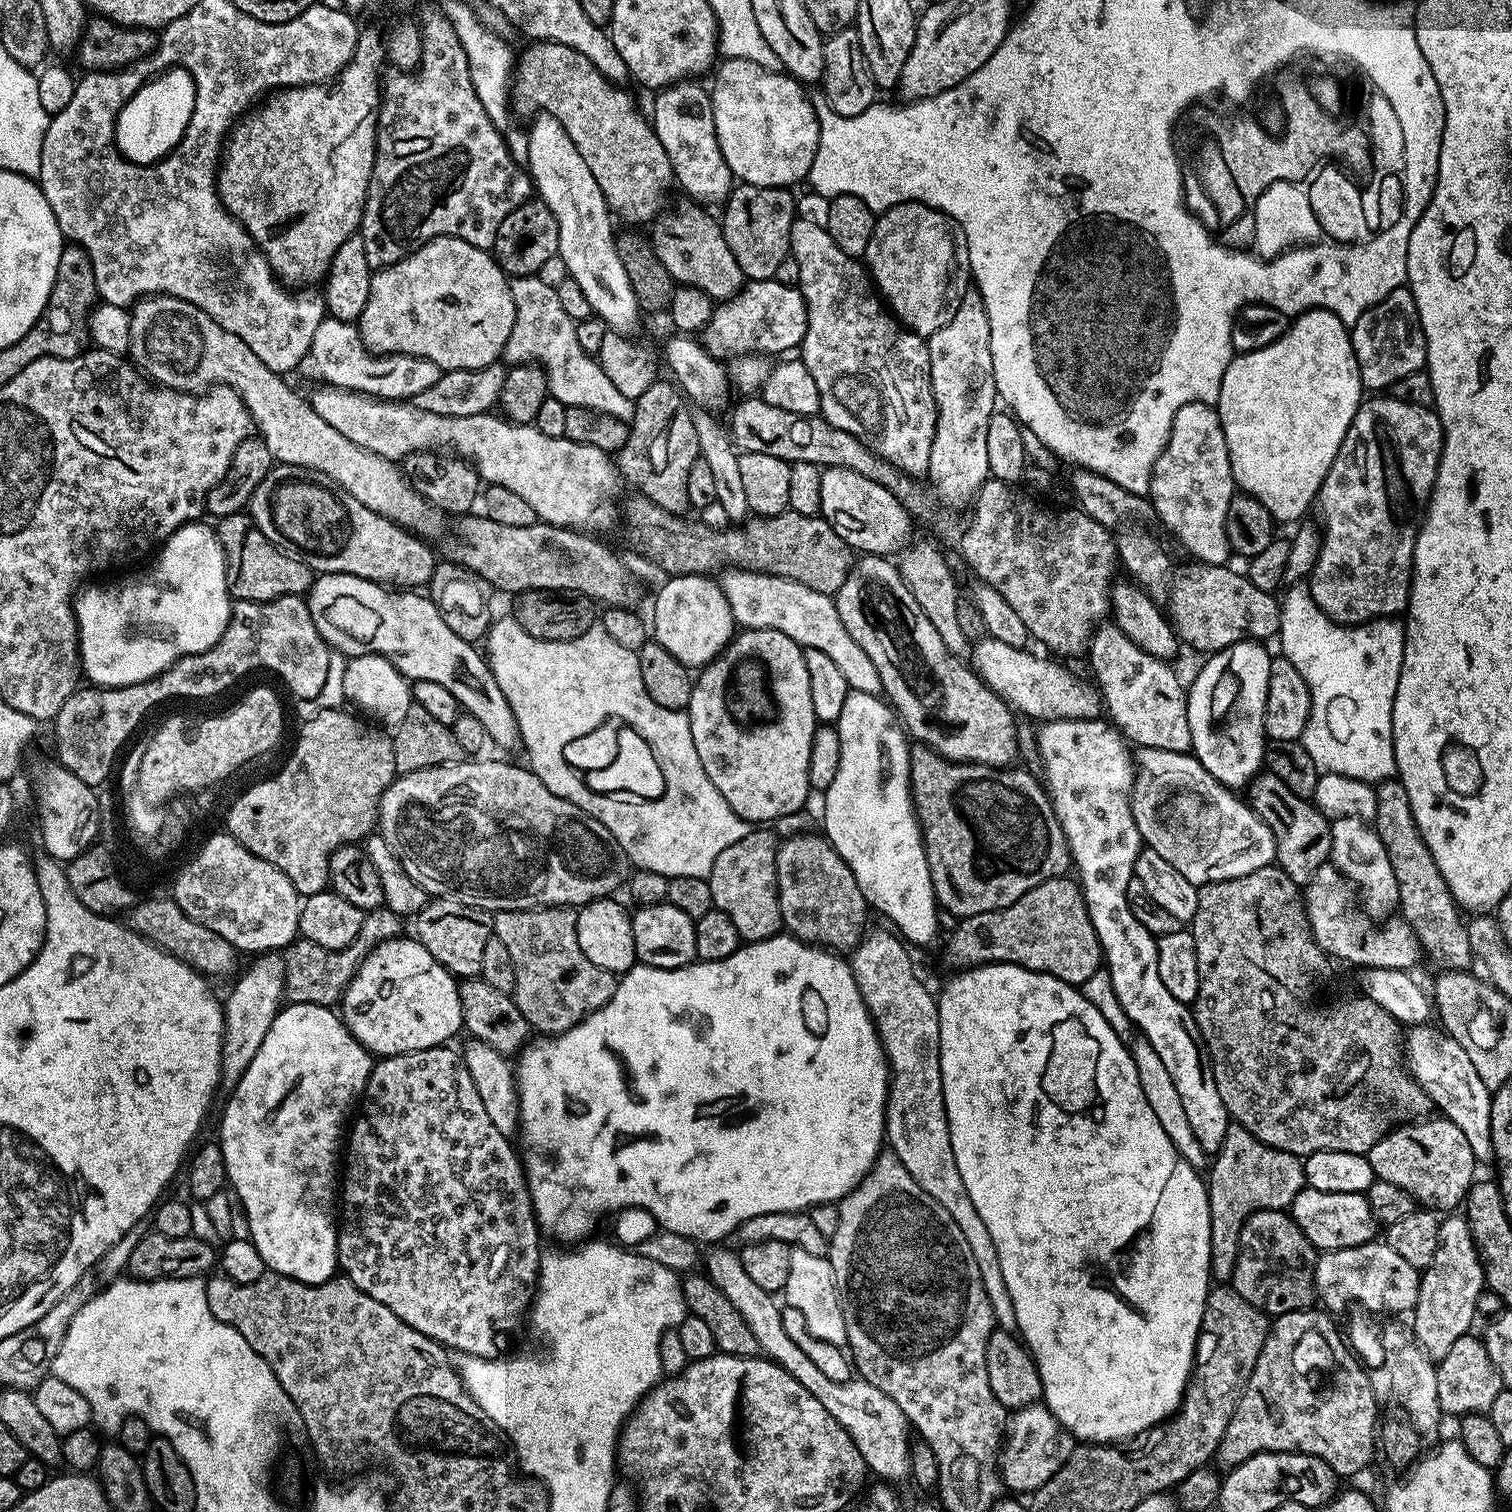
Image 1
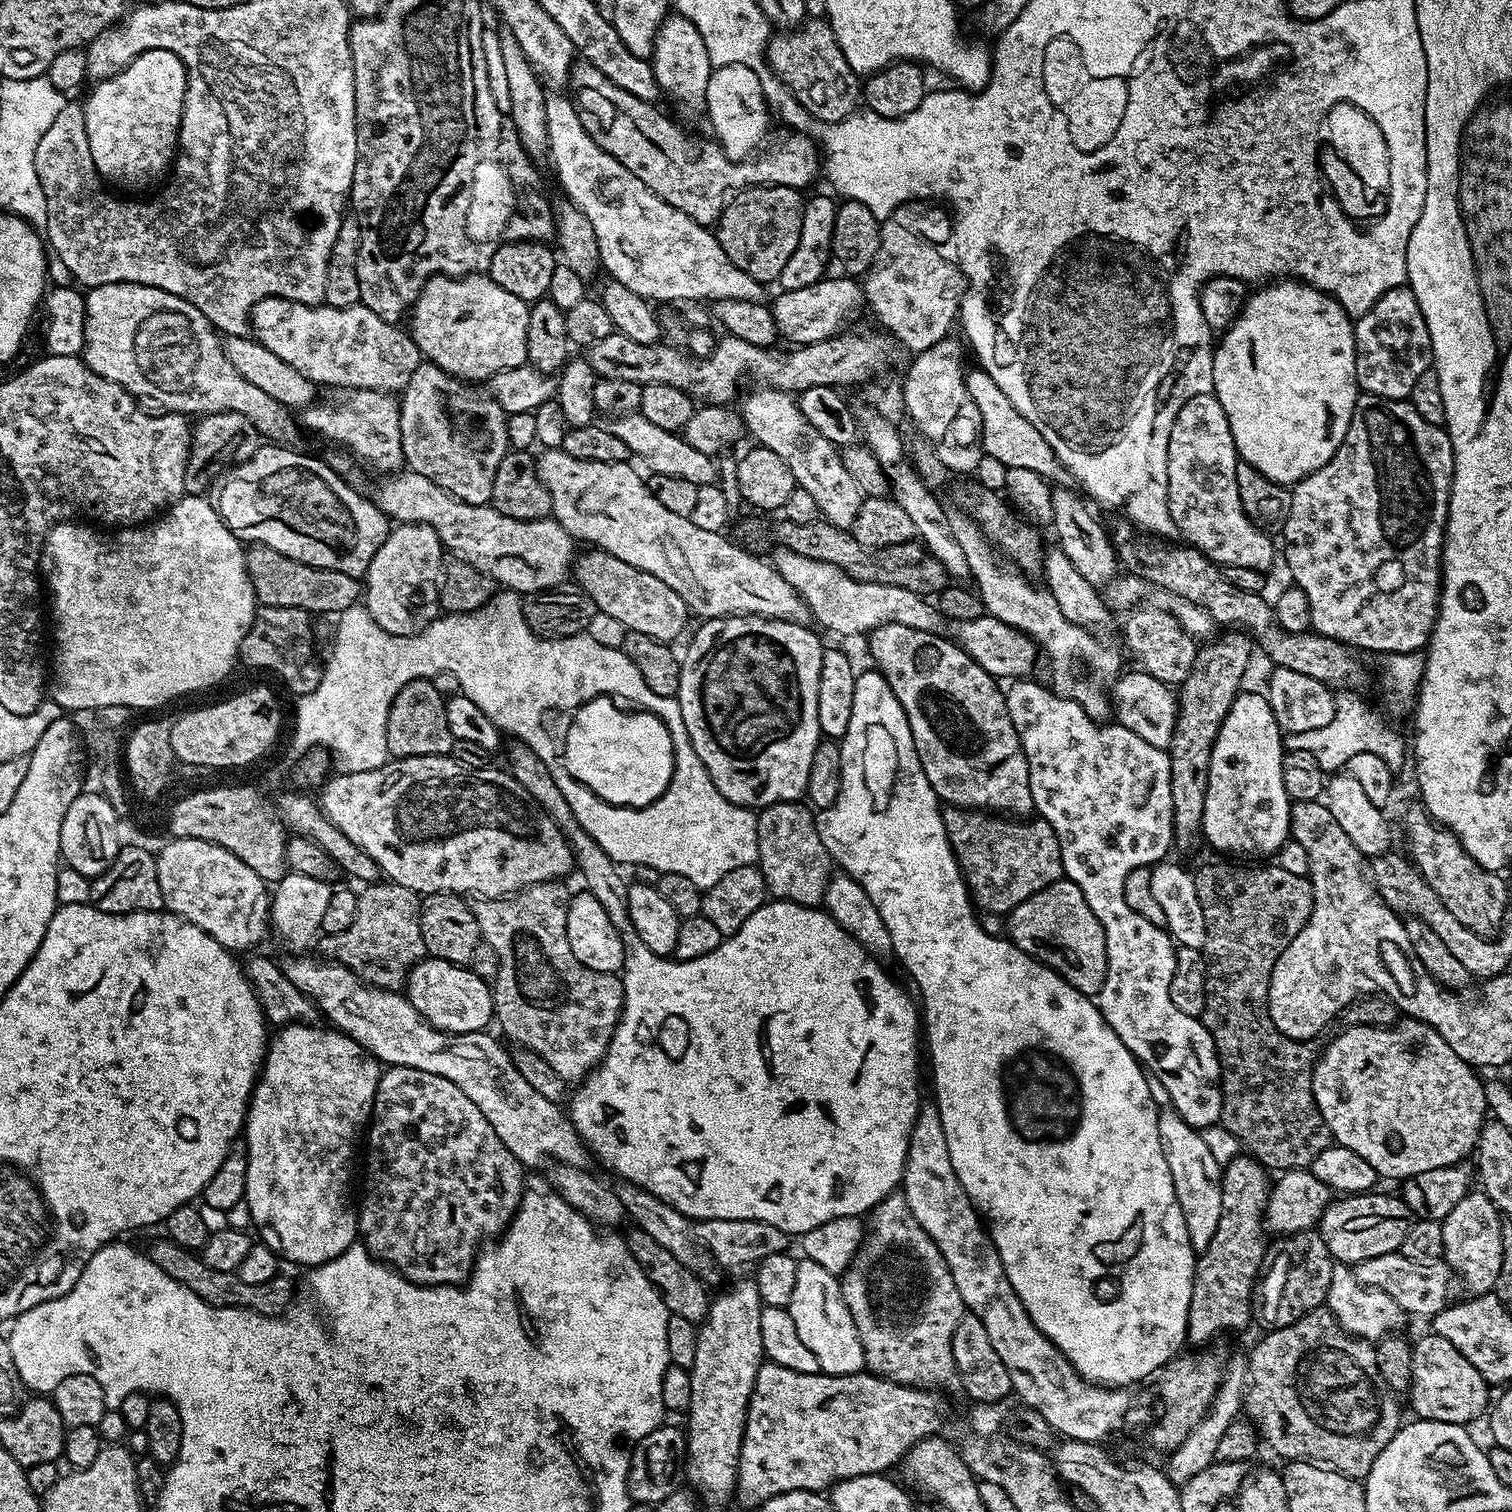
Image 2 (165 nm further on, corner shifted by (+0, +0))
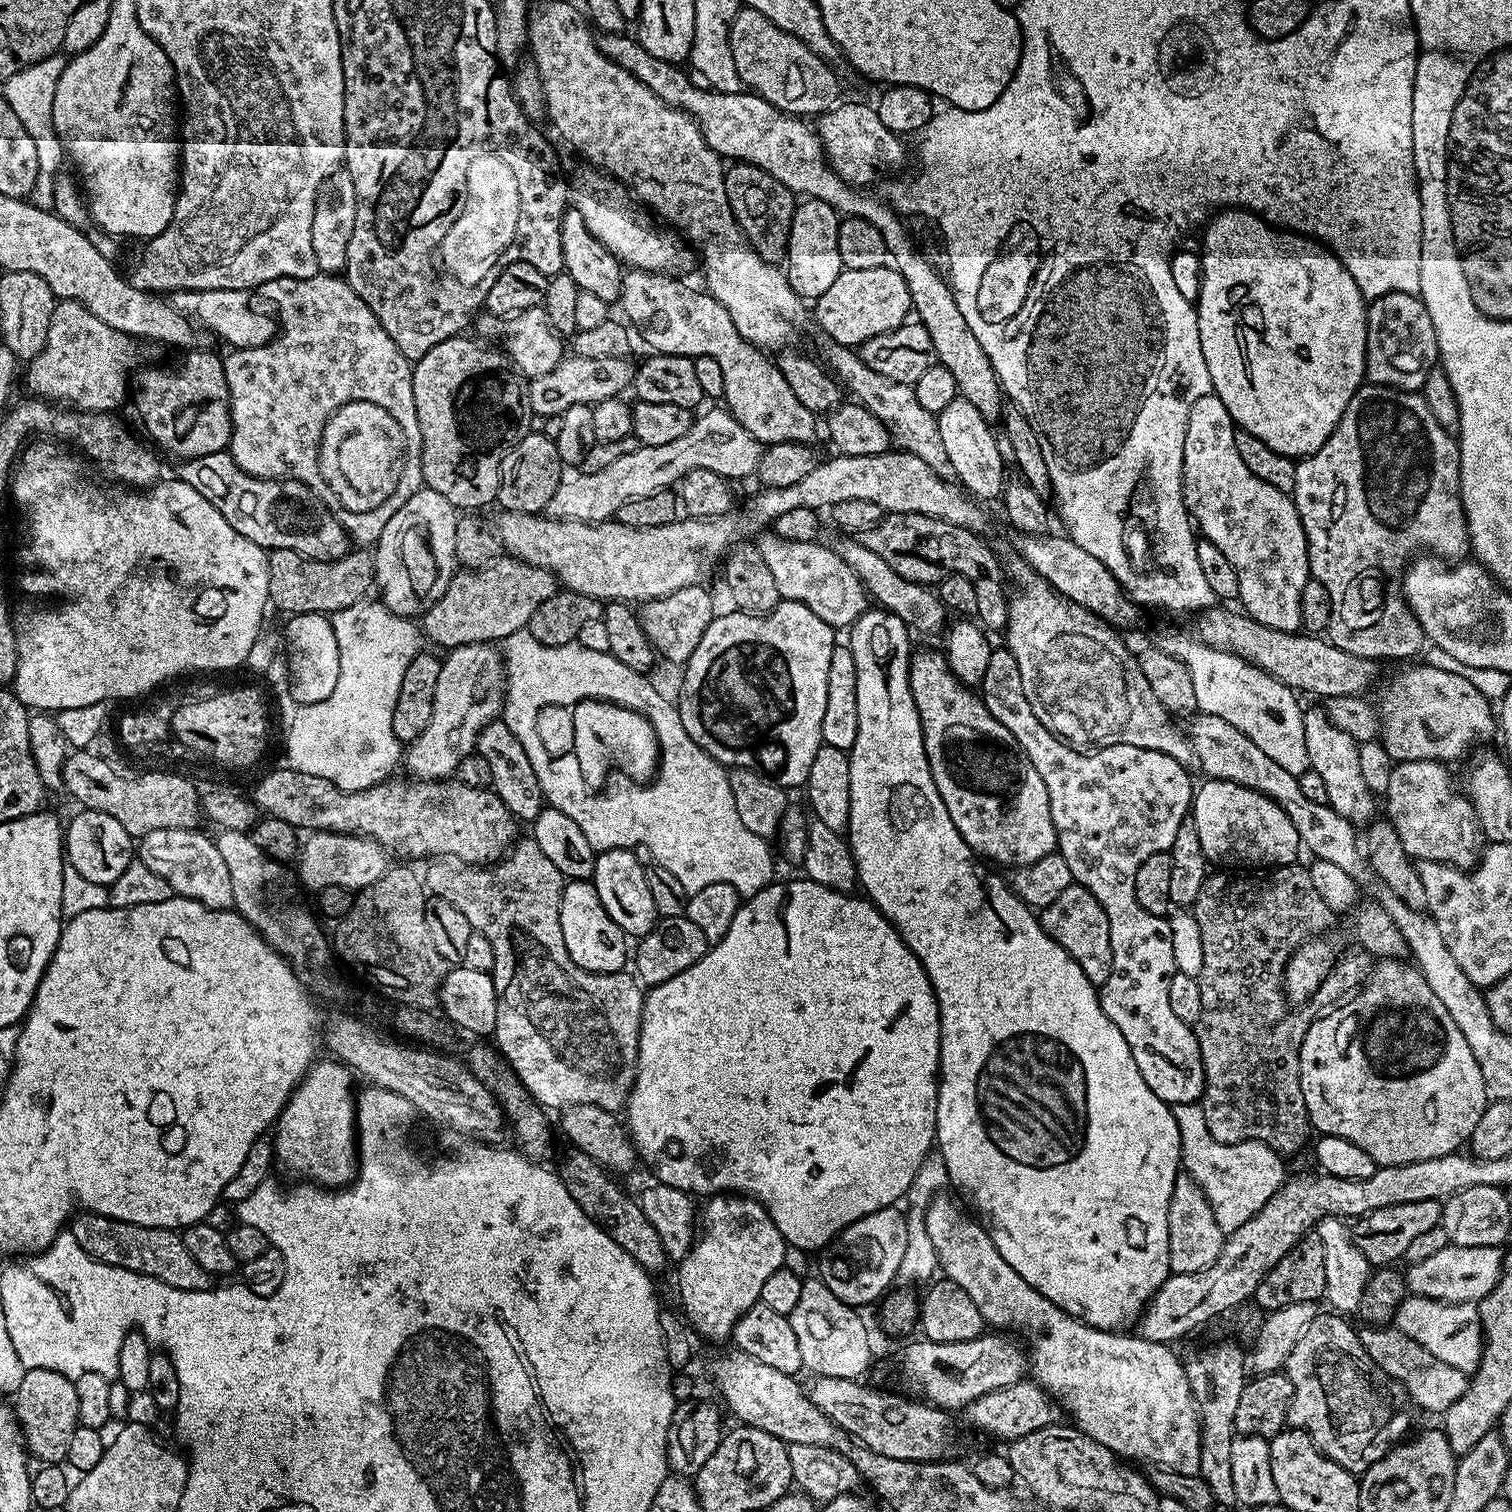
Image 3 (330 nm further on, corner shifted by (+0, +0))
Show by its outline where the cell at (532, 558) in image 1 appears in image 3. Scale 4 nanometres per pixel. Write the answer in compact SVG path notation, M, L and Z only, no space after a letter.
M702 584L682 587L673 594L649 600L639 609L640 625L646 630L653 648L661 657L682 666L686 664L695 647L701 642L707 626L716 615L714 602Z

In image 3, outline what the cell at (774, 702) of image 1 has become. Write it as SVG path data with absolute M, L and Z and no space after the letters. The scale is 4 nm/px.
M781 600L767 615L731 611L725 616L714 616L701 642L683 665L684 689L678 699L682 726L686 726L686 734L690 734L706 754L729 769L759 765L785 790L807 785L810 765L822 743L826 674L830 671L830 654L838 643L837 633L822 622L810 606L793 600Z

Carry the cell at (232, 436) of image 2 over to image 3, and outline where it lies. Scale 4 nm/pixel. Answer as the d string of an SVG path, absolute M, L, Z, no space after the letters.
M196 351L183 353L181 372L173 376L148 368L134 380L136 408L140 411L145 430L152 435L151 443L161 453L177 456L180 462L225 451L232 437L232 415L223 359L212 352Z

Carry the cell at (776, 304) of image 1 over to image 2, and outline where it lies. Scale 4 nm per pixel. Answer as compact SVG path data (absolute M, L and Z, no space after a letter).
M839 274L831 280L825 278L814 282L814 286L802 286L802 290L781 291L776 301L771 301L772 317L776 320L776 330L792 346L801 346L835 337L851 316L865 307L864 290L859 279L847 274Z

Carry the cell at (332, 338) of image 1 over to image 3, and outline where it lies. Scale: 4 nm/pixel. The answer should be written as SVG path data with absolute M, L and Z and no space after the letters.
M246 288L173 292L170 302L182 315L191 318L199 327L201 324L202 327L209 328L218 339L232 344L228 346L233 349L268 344L278 331L277 317L270 311L269 305L255 291Z

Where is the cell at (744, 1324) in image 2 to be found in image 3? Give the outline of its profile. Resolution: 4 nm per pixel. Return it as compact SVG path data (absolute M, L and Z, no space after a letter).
M717 1194L707 1197L705 1204L708 1205L702 1208L702 1231L677 1267L679 1307L697 1337L727 1341L738 1318L750 1306L760 1303L766 1278L785 1267L786 1245L784 1235L759 1200L739 1194Z

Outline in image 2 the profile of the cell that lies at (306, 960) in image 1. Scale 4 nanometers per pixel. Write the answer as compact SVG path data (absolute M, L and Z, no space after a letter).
M377 882L361 889L354 922L338 934L321 935L319 955L346 966L373 988L403 989L412 966L426 956L420 929L421 897L414 890L391 882Z

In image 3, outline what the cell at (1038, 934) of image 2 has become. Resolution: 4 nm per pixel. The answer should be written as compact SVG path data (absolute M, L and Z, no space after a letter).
M1075 882L1066 886L1061 896L1050 902L1050 906L1039 909L1038 919L1042 930L1046 930L1046 934L1050 934L1050 938L1054 938L1054 942L1058 942L1058 946L1062 946L1062 950L1066 950L1070 958L1074 958L1078 966L1082 966L1086 978L1092 985L1099 986L1106 982L1106 978L1110 978L1110 922L1106 918L1106 910L1102 910L1098 898L1094 898L1090 890Z

